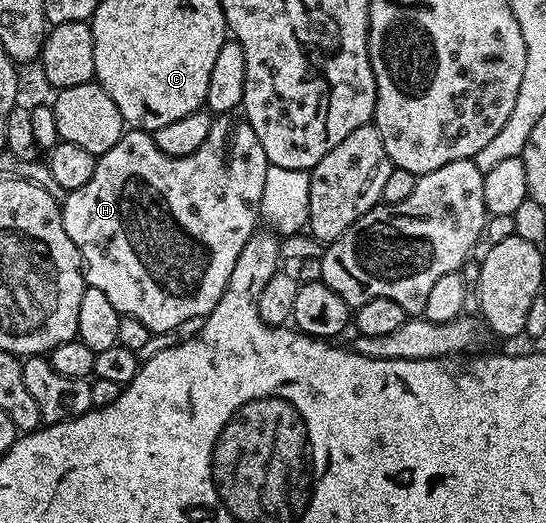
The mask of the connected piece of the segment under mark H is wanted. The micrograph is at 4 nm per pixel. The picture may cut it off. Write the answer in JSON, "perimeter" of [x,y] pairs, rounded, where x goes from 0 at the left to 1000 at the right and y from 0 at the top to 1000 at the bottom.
{"perimeter":[[[397,220],[386,235],[386,252],[372,281],[341,300],[315,300],[291,281],[284,281],[278,252],[238,245],[222,256],[218,273],[203,281],[203,289],[183,294],[174,319],[174,335],[152,350],[152,358],[128,361],[119,384],[110,386],[115,411],[115,434],[123,434],[123,449],[130,449],[130,465],[148,489],[148,505],[156,516],[156,541],[161,551],[189,556],[196,564],[203,587],[225,606],[245,606],[273,629],[275,639],[313,635],[342,623],[344,614],[374,610],[401,579],[416,541],[423,533],[423,518],[430,518],[430,495],[438,495],[438,480],[460,457],[460,449],[474,430],[476,380],[482,375],[482,354],[487,348],[489,323],[495,319],[489,296],[482,289],[482,273],[474,273],[474,258],[460,250],[460,235],[441,220]]]}

